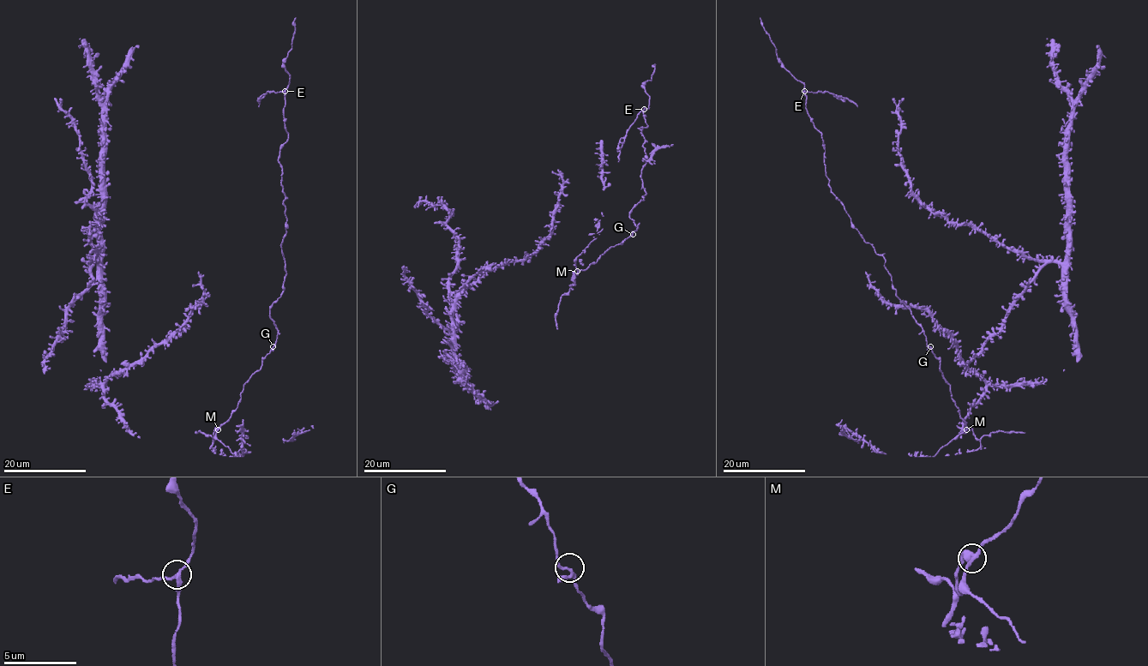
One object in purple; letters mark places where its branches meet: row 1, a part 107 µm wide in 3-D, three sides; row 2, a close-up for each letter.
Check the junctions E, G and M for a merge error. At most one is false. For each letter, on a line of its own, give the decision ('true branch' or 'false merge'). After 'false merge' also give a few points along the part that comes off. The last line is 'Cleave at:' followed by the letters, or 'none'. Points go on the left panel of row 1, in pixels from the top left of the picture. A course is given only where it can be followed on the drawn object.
E: false merge; foreign part runs (284, 90), (267, 92), (261, 98), (258, 107)
G: true branch
M: true branch
Cleave at: E

